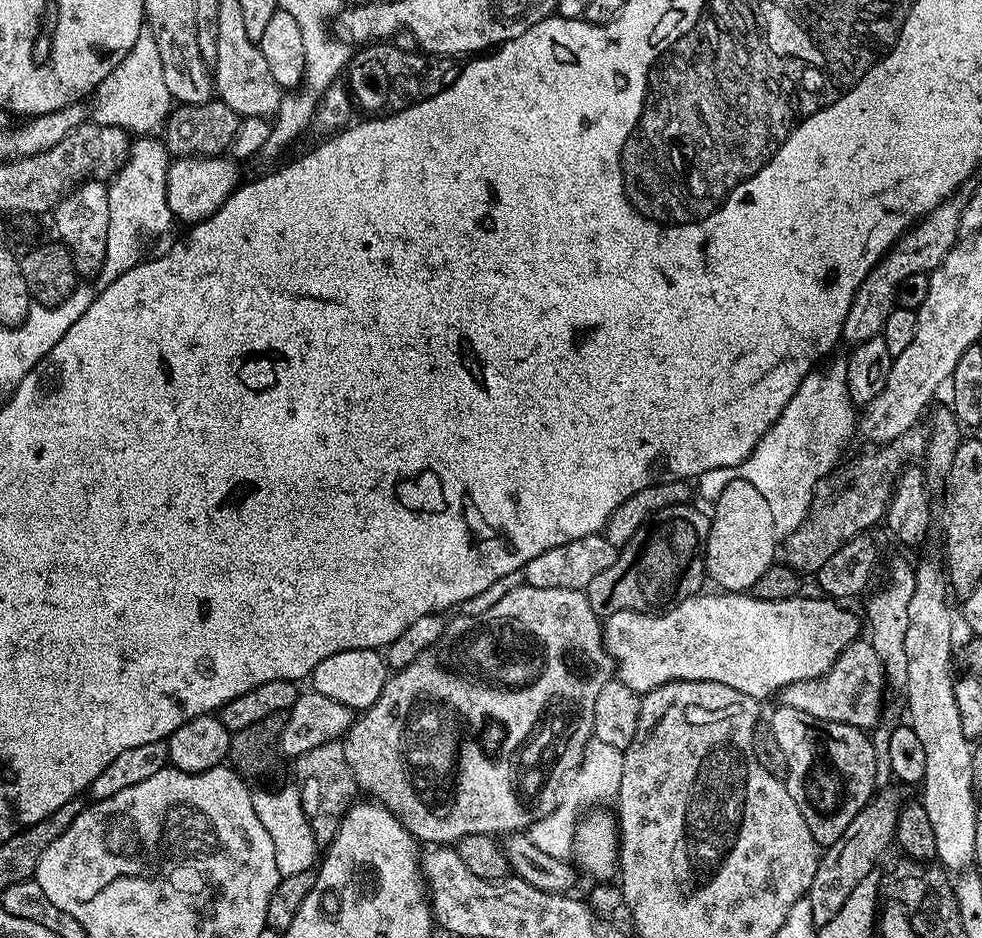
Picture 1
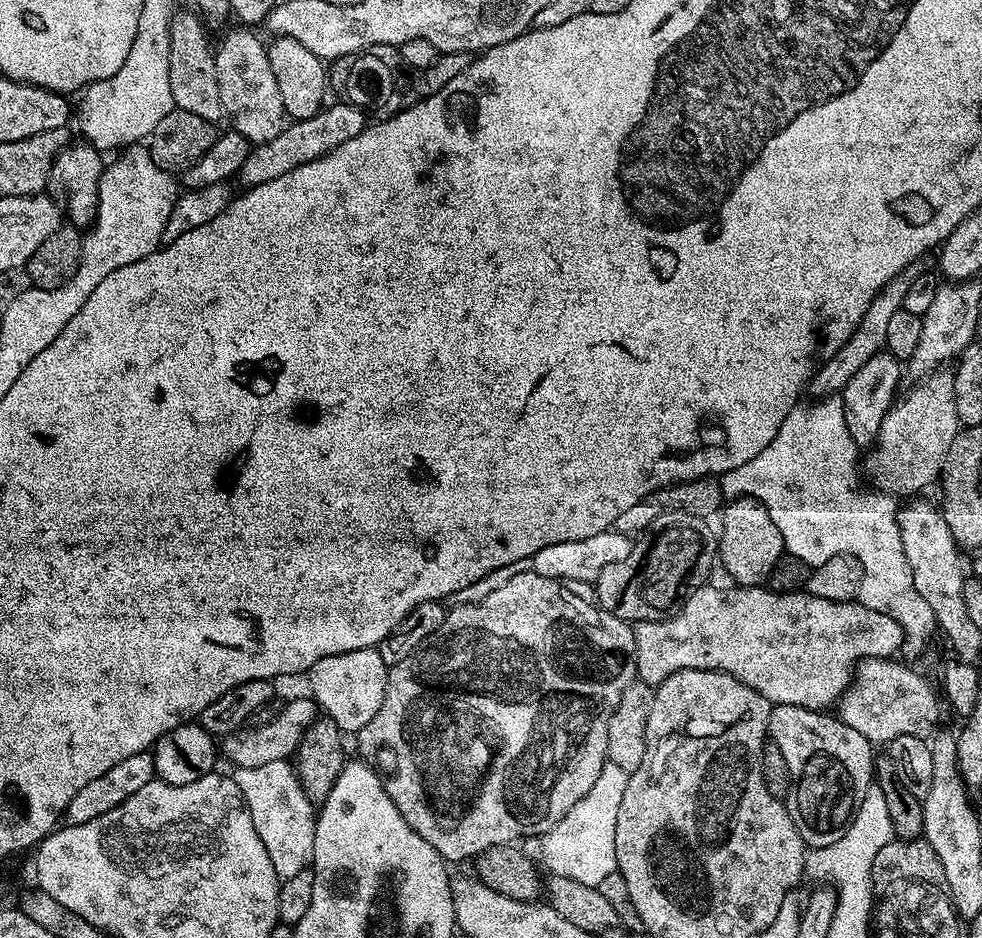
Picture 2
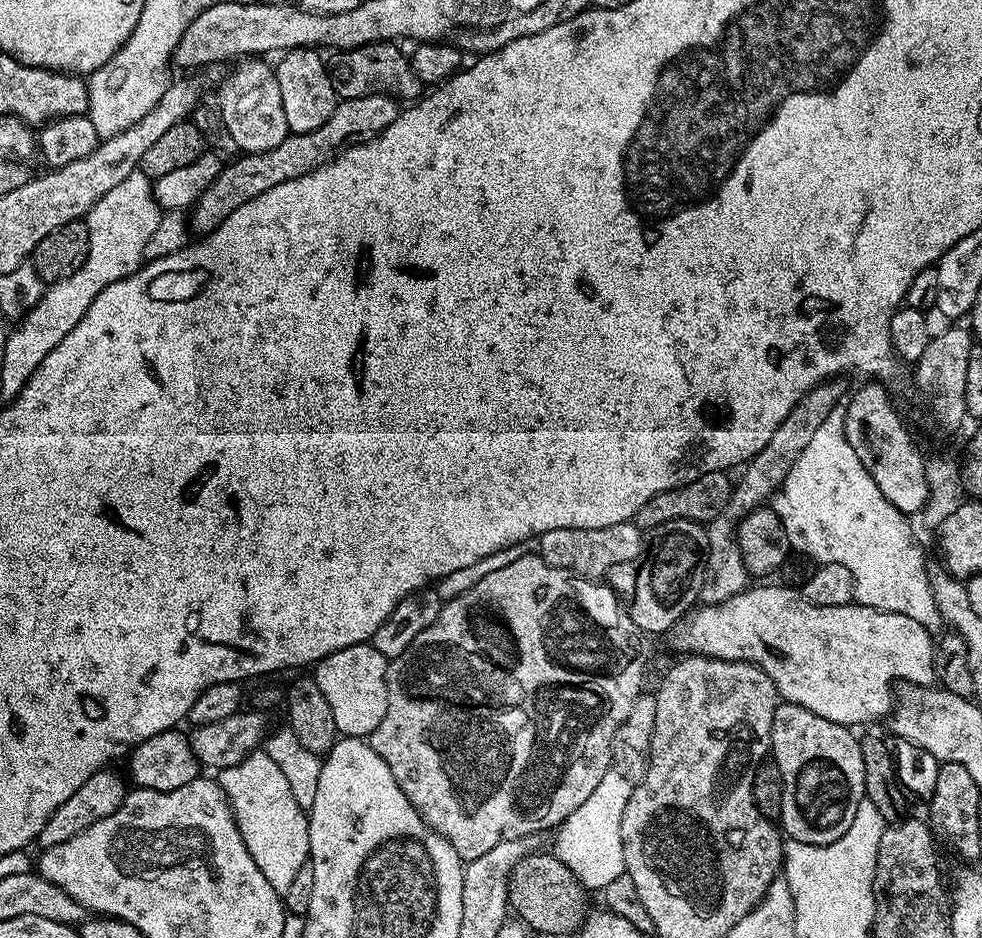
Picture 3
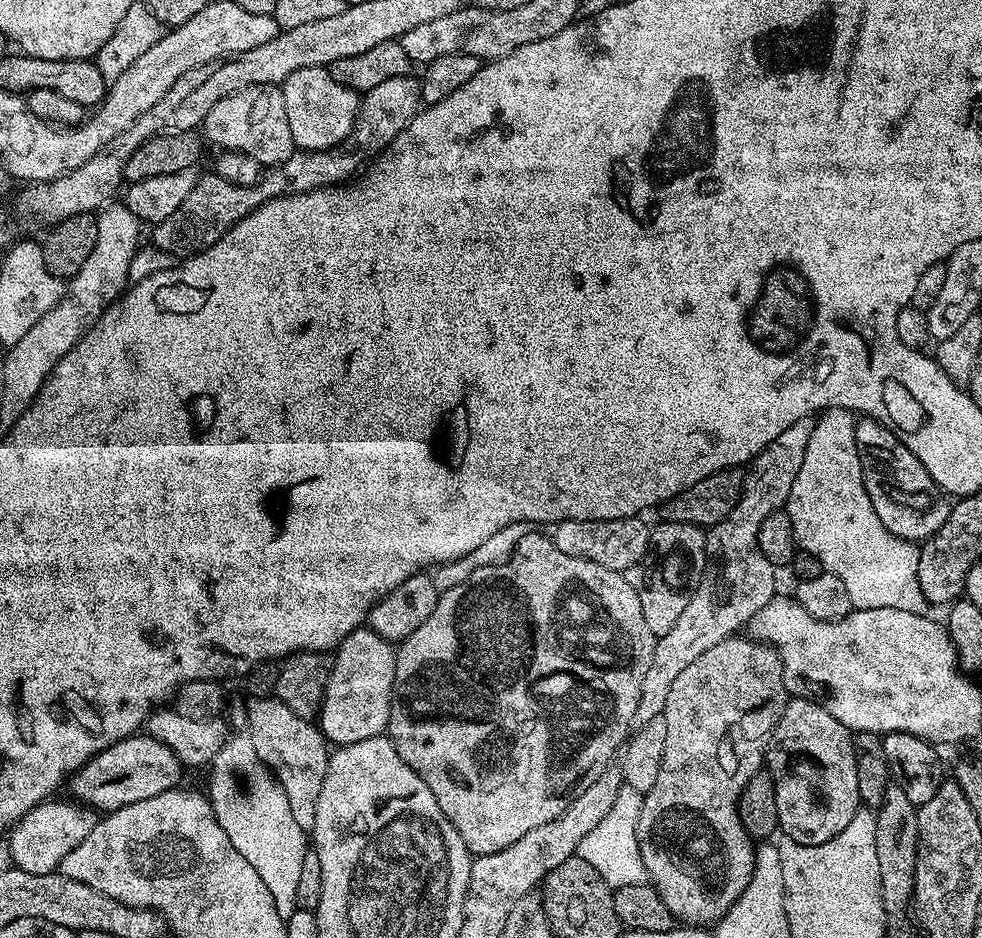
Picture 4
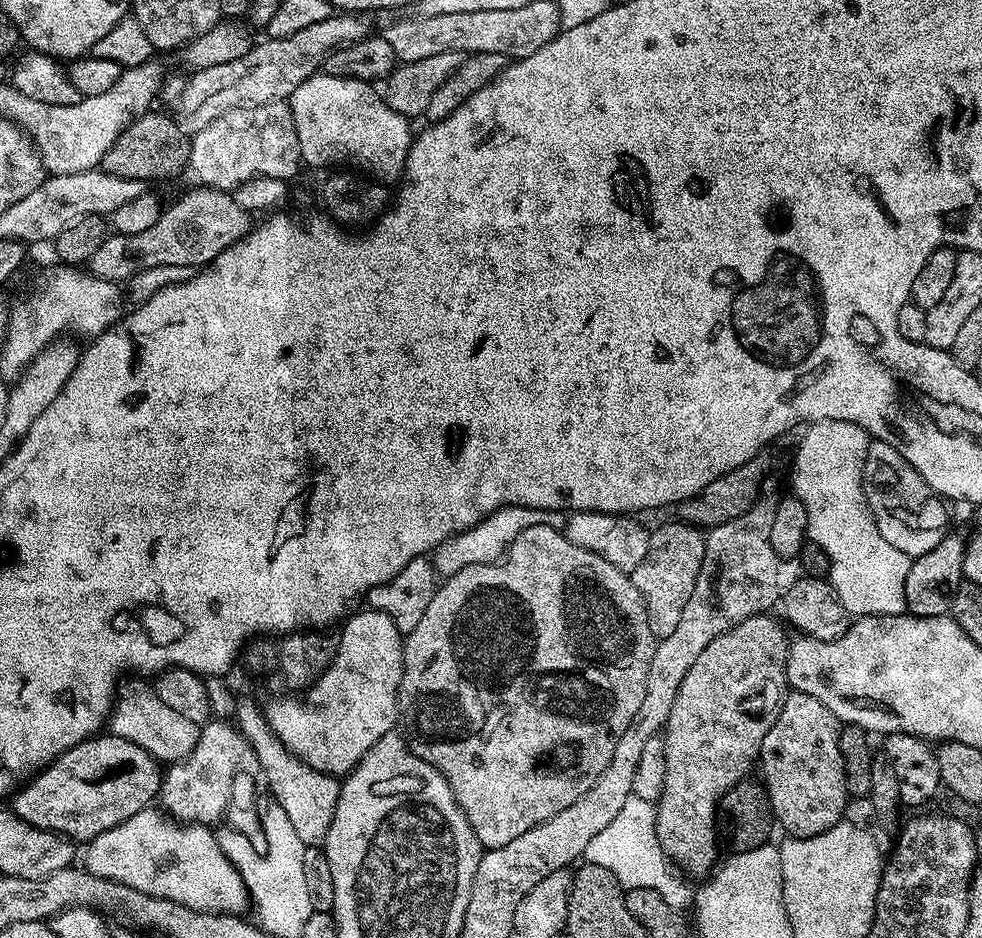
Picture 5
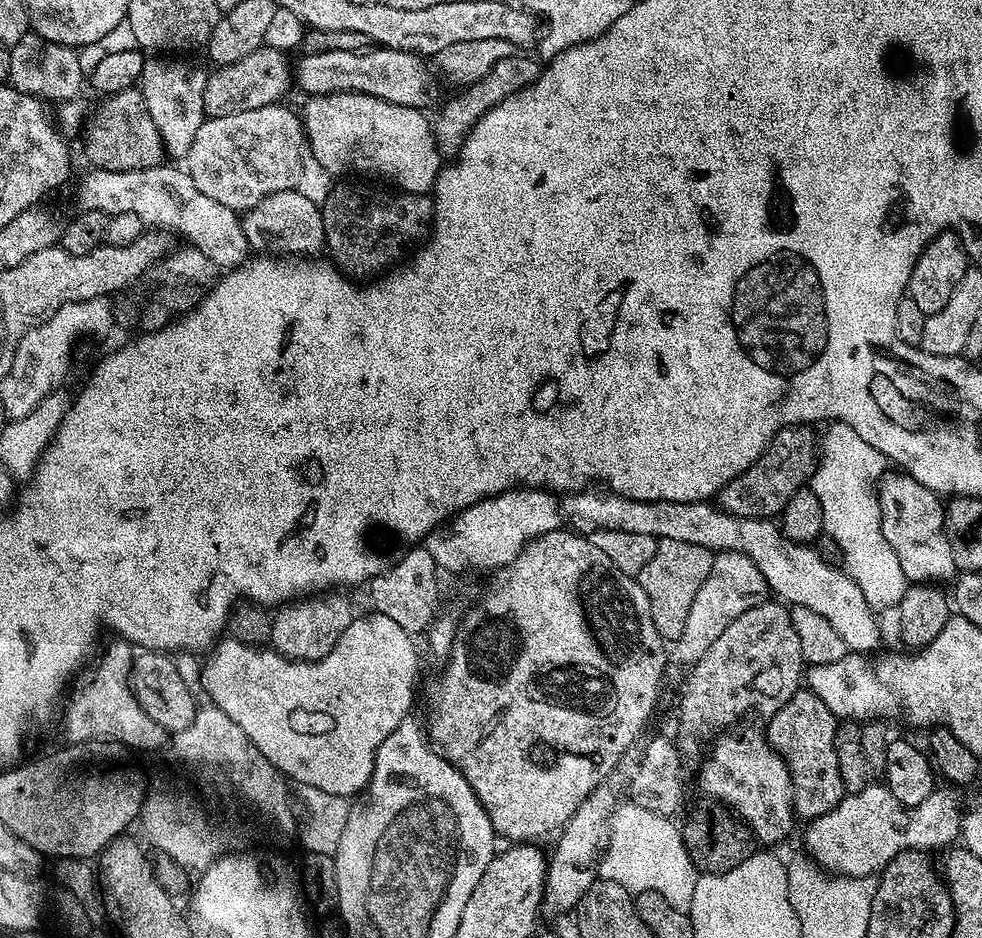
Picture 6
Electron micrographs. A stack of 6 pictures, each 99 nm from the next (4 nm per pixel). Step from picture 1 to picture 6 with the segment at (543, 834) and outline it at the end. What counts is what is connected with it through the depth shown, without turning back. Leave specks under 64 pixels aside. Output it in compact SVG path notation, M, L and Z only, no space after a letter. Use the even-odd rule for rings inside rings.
M632 801L617 805L608 829L608 843L601 855L597 875L618 883L633 895L656 892L676 909L687 911L700 875L684 846L679 825L671 817L651 813Z

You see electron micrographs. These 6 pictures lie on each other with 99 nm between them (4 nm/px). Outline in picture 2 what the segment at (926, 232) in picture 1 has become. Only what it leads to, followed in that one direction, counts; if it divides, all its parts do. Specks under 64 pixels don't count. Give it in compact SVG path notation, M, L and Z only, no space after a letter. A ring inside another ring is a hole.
M919 263L904 268L881 290L880 295L874 298L874 302L870 302L870 307L866 309L866 314L862 314L862 322L854 330L854 334L850 334L848 341L808 381L806 392L807 395L810 394L809 397L823 398L843 393L846 382L850 382L850 378L854 378L854 374L858 374L858 370L862 370L862 366L866 366L866 362L874 358L874 354L885 351L886 329L890 317L898 314L898 310L904 306L906 290L910 290L910 282L914 282L914 278L918 278L921 271Z

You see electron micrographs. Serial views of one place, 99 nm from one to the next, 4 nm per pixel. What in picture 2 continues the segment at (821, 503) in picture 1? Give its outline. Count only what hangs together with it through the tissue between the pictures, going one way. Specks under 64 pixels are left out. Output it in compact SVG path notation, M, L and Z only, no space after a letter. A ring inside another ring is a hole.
M941 366L917 379L913 383L916 385L893 403L876 435L875 445L867 449L868 457L862 460L863 471L864 468L868 471L873 489L908 498L923 493L920 491L927 484L939 481L946 453L962 427L954 406L954 378L951 367Z

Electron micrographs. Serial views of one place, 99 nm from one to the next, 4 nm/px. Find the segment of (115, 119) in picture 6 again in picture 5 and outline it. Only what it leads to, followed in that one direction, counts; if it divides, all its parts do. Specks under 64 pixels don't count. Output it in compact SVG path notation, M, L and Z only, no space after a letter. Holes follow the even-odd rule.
M157 110L142 113L118 134L118 138L104 155L103 171L118 178L131 180L160 180L166 176L176 176L189 167L191 158L191 139L171 115L163 116Z

